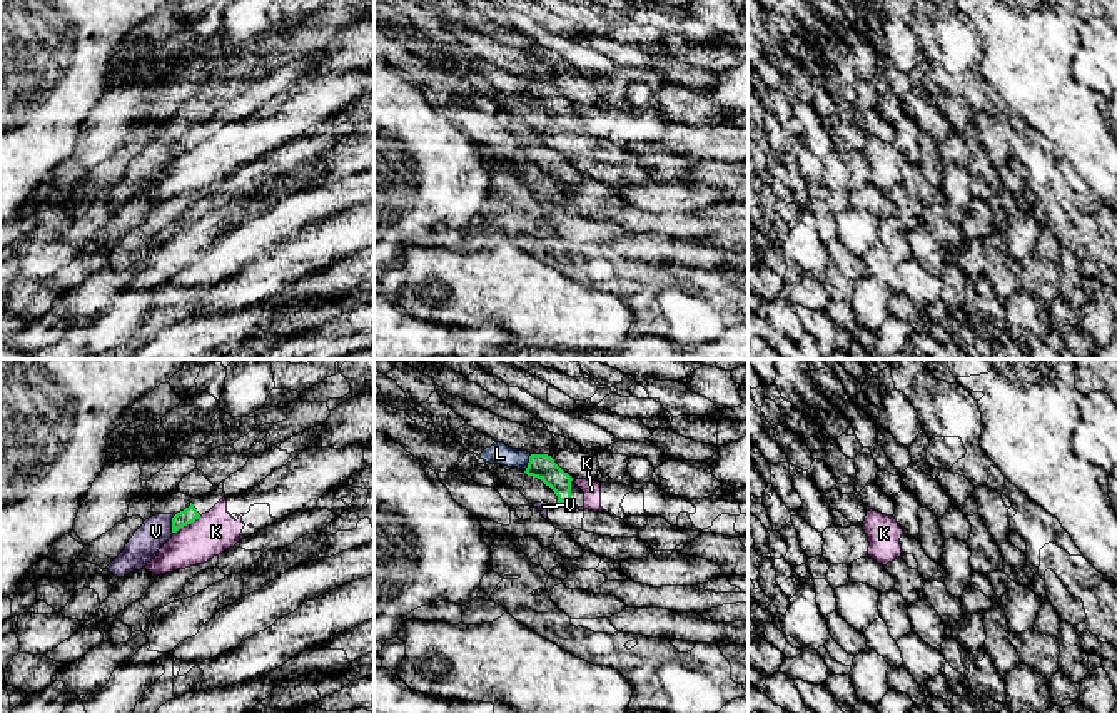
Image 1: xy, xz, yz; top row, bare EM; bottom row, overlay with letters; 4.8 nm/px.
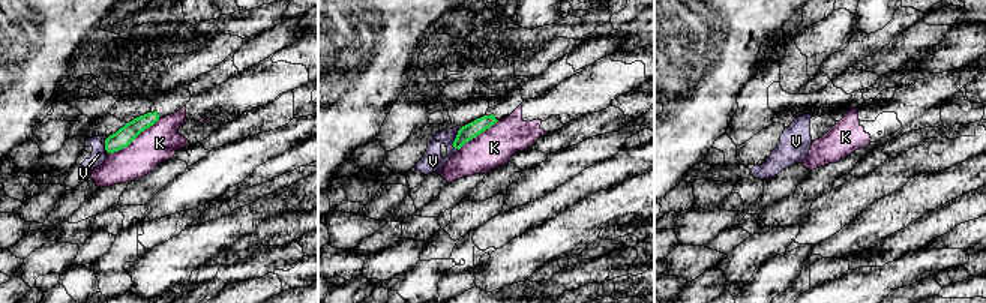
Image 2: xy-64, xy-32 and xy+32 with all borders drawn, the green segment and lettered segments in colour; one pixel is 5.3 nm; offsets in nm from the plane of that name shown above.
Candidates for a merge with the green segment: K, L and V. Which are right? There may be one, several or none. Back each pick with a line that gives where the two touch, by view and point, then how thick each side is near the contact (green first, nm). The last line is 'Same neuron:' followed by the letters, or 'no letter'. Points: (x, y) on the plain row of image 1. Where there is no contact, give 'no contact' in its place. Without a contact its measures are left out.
Same neuron: no letter

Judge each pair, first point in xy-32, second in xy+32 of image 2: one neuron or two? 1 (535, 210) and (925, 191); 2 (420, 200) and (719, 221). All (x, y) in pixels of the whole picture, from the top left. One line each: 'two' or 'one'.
1: one
2: two

